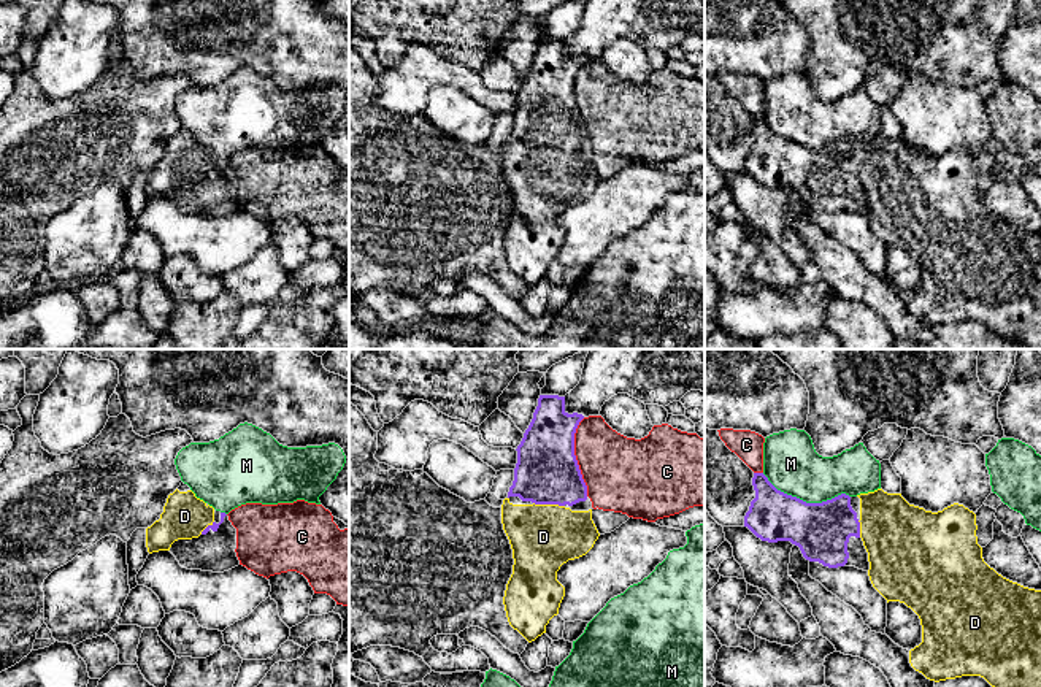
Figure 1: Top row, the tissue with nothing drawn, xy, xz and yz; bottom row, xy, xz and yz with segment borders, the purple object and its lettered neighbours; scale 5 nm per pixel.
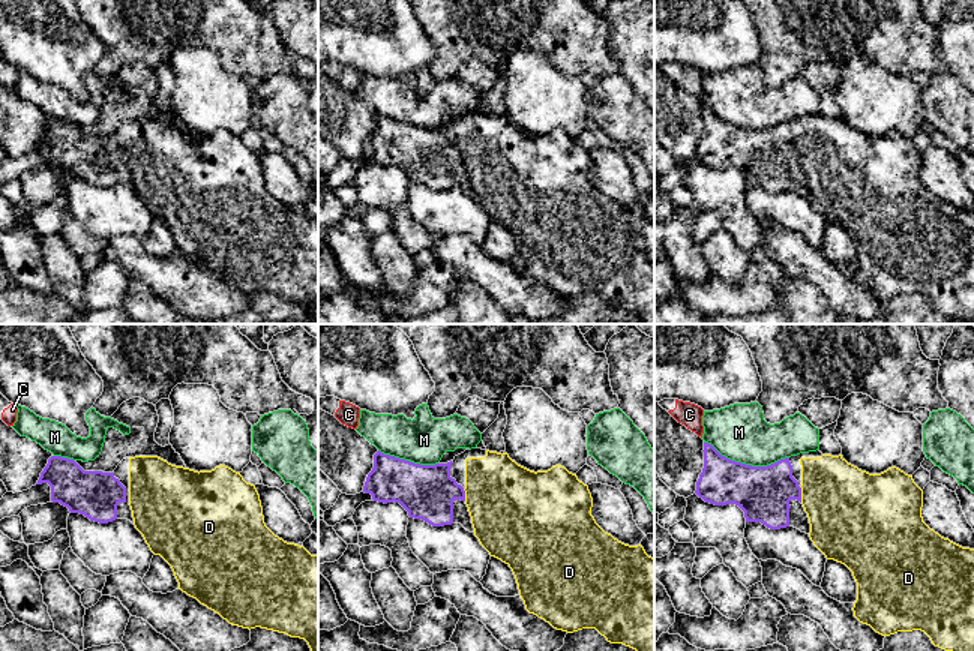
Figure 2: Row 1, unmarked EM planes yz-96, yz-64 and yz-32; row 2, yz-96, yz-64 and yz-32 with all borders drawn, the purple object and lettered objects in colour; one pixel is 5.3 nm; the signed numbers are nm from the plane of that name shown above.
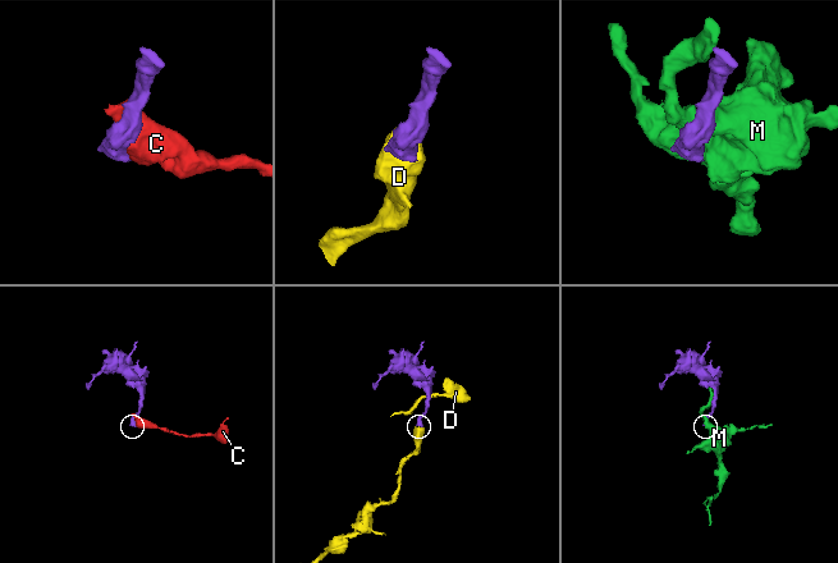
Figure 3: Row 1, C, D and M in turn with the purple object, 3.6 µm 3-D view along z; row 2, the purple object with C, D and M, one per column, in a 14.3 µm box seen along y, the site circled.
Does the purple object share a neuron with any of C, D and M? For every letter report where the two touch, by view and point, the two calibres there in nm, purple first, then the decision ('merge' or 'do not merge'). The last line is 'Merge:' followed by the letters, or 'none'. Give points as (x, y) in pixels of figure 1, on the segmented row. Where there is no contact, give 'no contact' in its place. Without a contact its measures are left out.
C: xz (575, 457) | 320/380 nm | do not merge
D: xz (549, 503) | 320/340 nm | merge
M: yz (805, 502) | 280/280 nm | do not merge
Merge: D

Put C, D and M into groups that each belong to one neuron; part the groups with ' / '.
C / D / M

